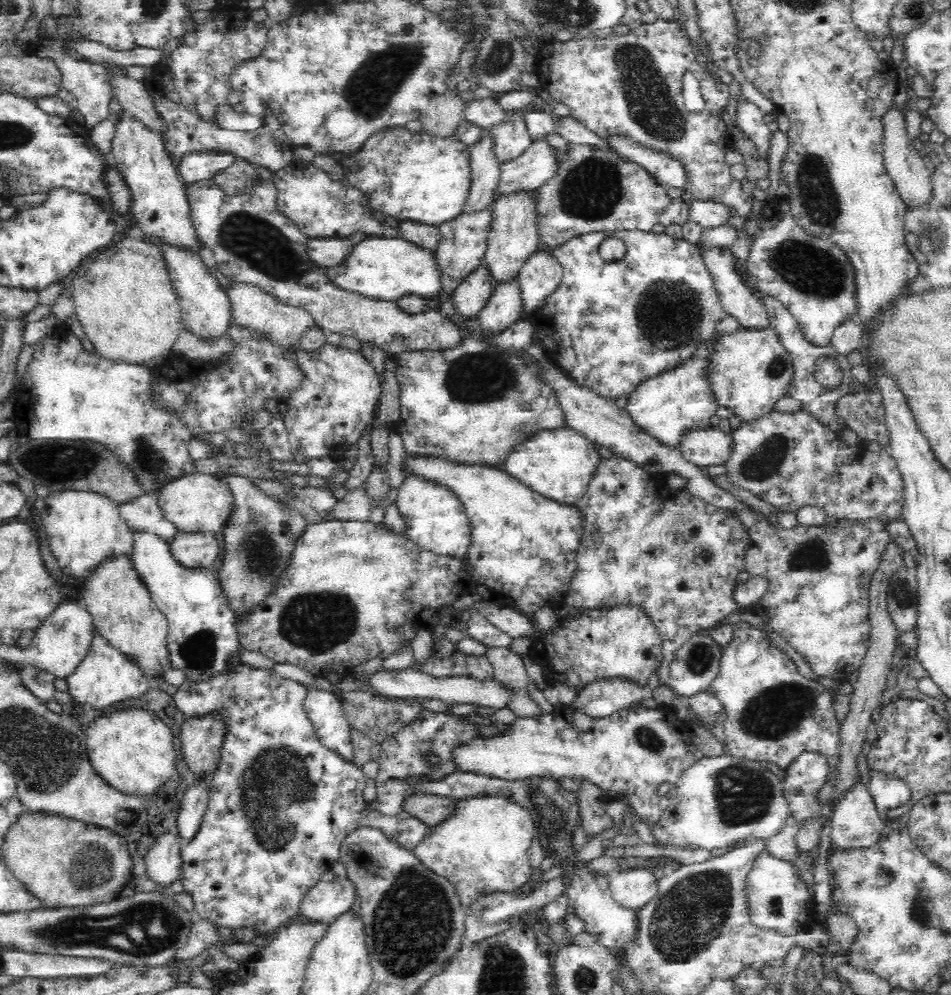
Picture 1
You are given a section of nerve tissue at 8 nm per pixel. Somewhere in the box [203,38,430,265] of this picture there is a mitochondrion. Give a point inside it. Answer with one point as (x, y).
(373, 85)

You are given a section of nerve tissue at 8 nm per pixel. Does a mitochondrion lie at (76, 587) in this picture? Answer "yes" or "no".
no

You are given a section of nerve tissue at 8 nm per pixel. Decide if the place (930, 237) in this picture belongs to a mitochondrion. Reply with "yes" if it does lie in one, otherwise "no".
yes

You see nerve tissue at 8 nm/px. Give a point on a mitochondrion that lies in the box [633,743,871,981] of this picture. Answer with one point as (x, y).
(693, 913)

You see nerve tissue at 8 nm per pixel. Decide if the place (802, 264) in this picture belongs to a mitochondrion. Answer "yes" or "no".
yes

